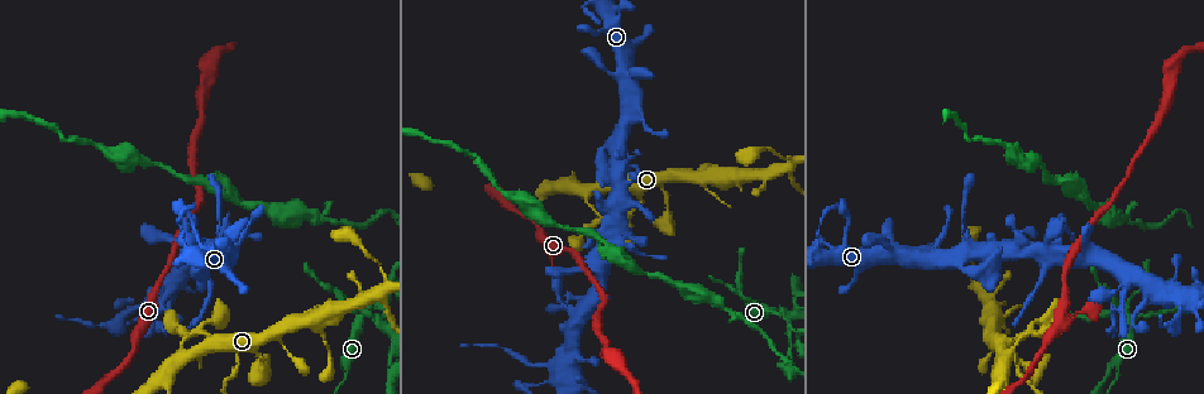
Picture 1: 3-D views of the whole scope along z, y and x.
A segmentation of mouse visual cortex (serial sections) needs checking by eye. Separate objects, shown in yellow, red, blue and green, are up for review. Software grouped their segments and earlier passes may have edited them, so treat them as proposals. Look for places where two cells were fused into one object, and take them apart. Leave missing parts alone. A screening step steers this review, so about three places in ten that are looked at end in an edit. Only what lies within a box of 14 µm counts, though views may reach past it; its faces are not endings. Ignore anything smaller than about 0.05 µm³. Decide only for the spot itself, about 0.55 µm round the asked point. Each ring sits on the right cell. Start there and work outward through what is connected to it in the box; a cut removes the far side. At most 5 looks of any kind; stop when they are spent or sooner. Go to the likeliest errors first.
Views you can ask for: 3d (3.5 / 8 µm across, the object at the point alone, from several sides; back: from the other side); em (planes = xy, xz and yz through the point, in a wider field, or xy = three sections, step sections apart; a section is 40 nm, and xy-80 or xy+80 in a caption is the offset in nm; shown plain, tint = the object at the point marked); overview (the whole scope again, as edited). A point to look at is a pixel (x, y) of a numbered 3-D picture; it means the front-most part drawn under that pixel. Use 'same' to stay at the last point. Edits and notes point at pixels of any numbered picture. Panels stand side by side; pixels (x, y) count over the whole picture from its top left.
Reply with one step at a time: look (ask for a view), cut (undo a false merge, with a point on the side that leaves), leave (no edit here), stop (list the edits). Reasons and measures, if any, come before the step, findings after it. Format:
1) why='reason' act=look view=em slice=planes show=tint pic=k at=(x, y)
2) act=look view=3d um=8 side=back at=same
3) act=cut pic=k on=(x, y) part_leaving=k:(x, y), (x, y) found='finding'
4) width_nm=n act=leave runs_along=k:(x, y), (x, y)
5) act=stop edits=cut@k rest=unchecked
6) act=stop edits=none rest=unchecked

why='a fork' act=look view=3d um=8 pic=1 at=(773, 308)

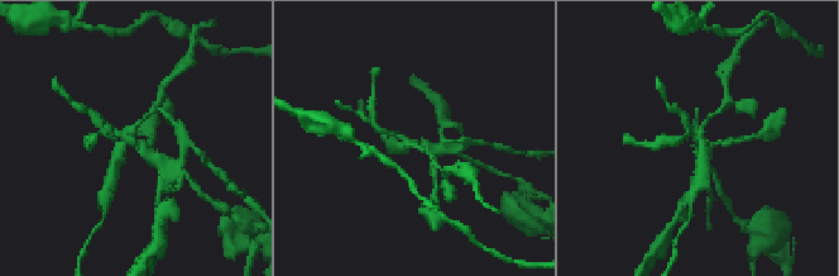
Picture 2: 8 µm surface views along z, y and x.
why='zoom in' act=look view=3d um=3.5 pic=2 at=(409, 145)

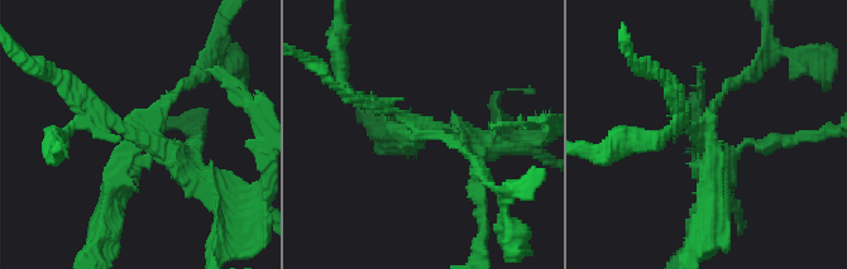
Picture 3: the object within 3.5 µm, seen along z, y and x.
act=cut pic=3 on=(690, 107) part_leaving=3:(147, 142), (188, 177), (197, 145) found='a second cell is stuck on'

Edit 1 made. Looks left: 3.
act=look view=3d um=3.5 pic=1 at=(1123, 309)

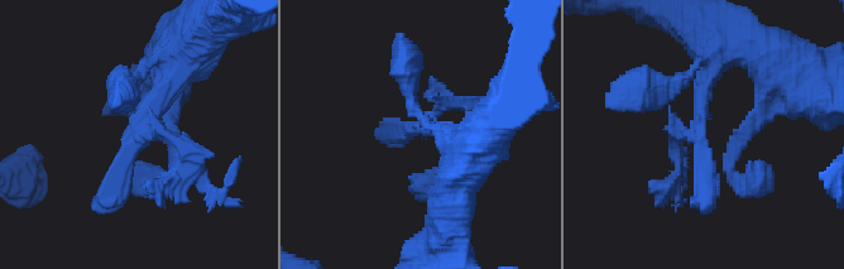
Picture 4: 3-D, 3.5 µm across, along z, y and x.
arms=3 arm_widths_nm=150,300,300 why='now the EM' act=look view=em slice=planes show=tint pic=4 at=(697, 131)

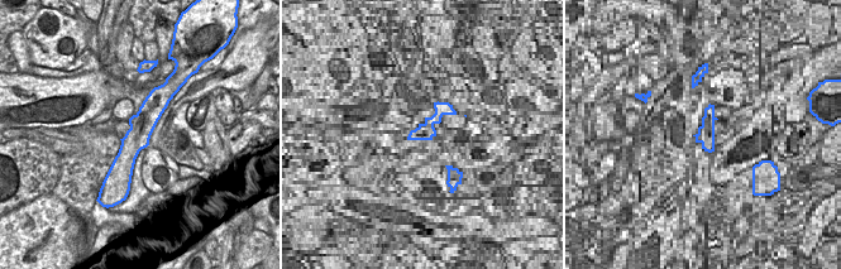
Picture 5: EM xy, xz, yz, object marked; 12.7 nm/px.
act=look view=em slice=xy step=2 show=tint at=same

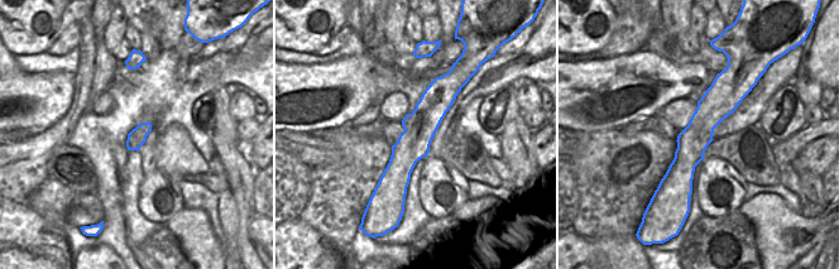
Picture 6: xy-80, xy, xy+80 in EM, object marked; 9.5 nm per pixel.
act=leave runs_along=6:(436, 86), (402, 161), (403, 190) found='all the same cell'

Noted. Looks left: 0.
act=stop edits=cut@3 rest=unchecked

